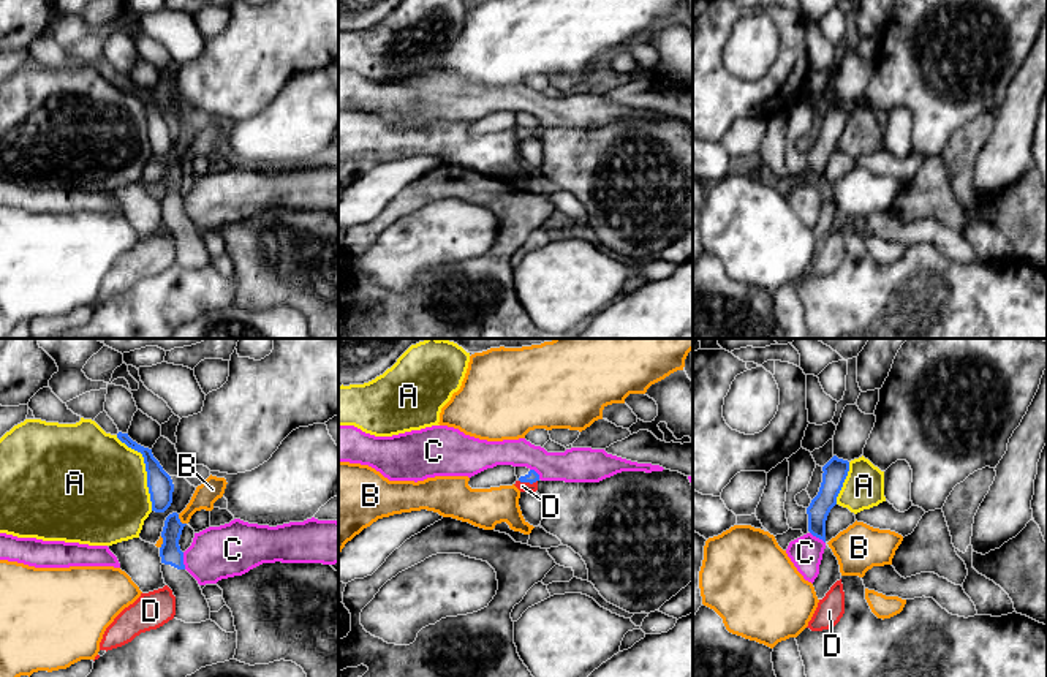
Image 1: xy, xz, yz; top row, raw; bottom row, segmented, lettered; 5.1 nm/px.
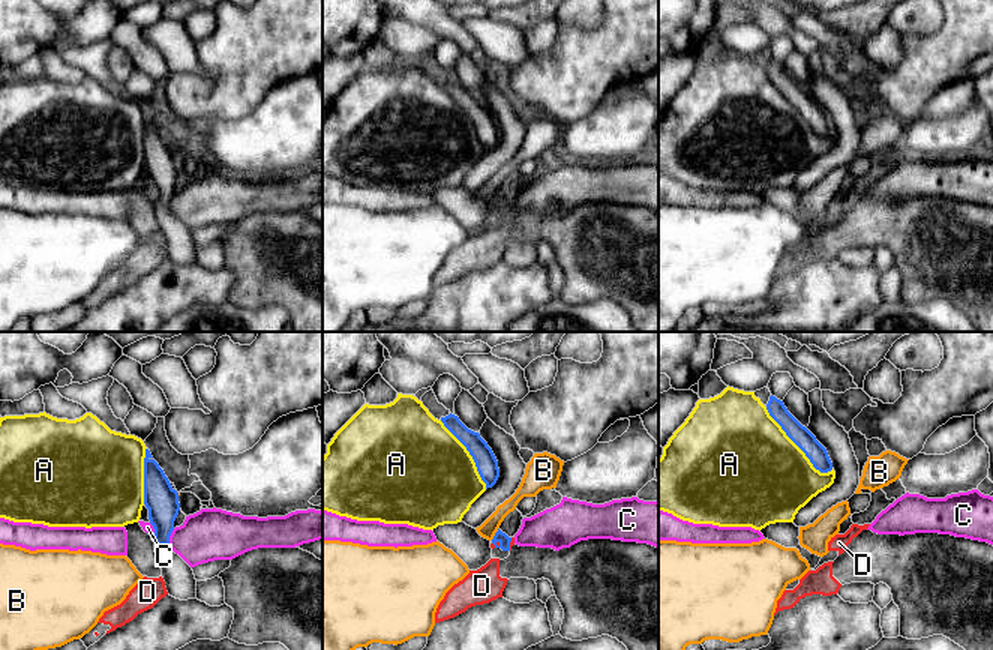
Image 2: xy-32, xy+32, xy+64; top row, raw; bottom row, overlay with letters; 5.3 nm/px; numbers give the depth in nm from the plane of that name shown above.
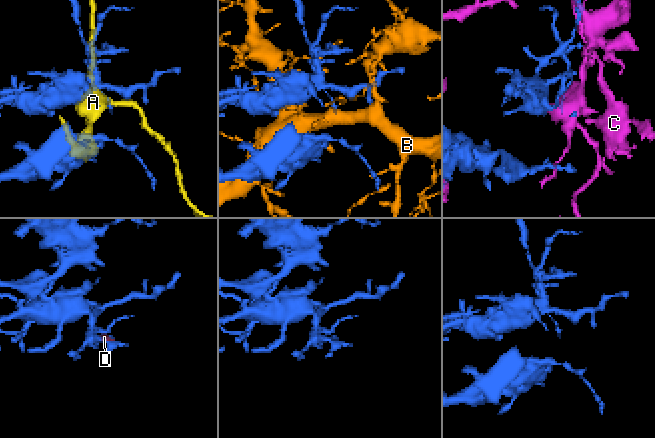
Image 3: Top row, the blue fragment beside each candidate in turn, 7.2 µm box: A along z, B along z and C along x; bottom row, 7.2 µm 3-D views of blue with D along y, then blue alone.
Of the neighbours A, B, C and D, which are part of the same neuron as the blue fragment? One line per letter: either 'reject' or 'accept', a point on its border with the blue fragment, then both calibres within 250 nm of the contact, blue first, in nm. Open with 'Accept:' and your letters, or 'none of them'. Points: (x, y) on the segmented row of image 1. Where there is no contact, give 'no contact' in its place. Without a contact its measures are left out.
Accept: none of them
A: reject; contact xy (146, 470); calibres 130 and 480 nm
B: reject; contact xy (179, 521); calibres 110 and 120 nm
C: reject; contact xy (182, 560); calibres 110 and 280 nm
D: reject; contact xz (529, 481); calibres 60 and 50 nm

